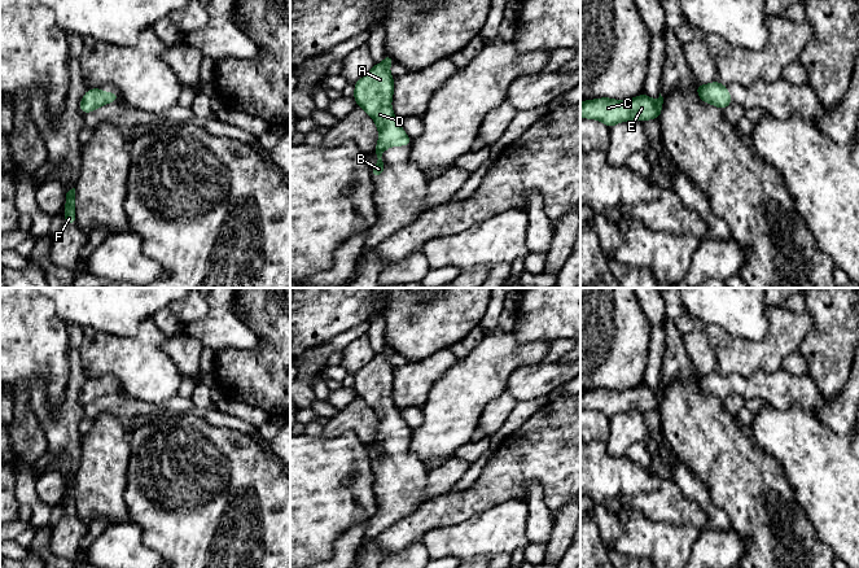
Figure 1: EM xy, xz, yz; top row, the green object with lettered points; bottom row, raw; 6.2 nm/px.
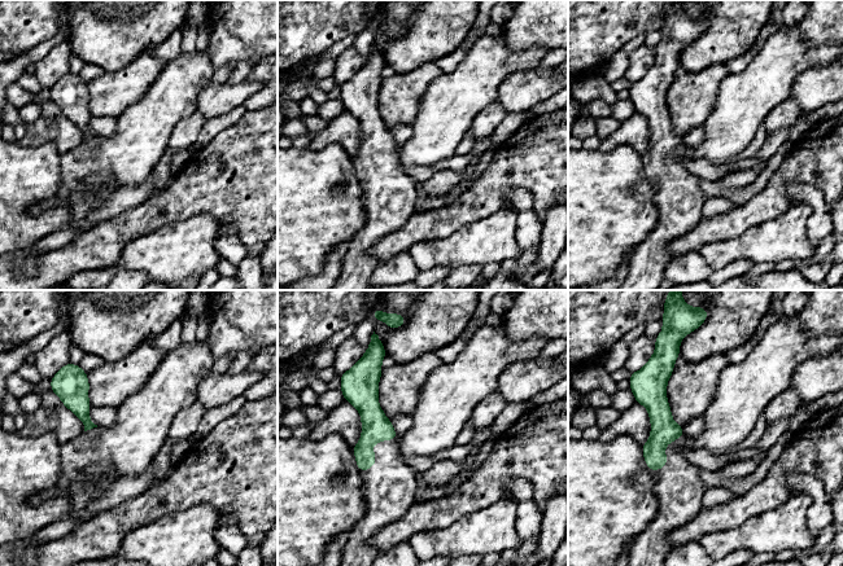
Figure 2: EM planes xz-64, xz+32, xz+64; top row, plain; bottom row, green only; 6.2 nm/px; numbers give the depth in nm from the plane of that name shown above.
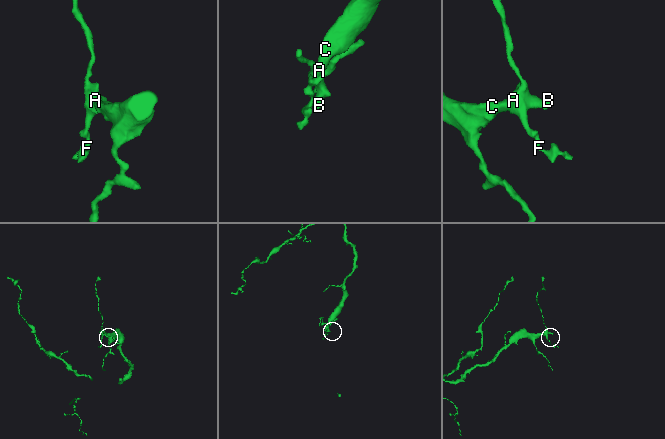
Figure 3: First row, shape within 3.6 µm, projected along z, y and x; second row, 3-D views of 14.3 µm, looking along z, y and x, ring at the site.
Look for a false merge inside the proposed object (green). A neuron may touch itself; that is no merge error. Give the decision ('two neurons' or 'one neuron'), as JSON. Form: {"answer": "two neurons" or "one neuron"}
{"answer": "one neuron"}

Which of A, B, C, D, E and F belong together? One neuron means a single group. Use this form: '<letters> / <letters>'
A B C D E F

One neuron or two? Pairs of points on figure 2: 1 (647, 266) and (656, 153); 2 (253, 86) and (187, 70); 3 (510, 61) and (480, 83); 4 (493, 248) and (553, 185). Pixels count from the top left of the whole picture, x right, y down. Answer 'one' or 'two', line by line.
1: one
2: two
3: one
4: two

